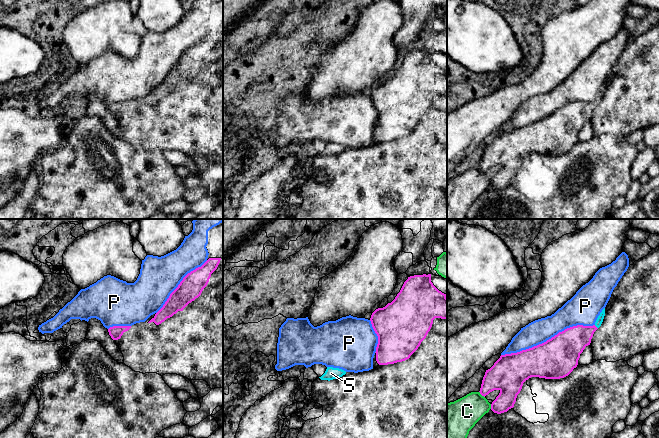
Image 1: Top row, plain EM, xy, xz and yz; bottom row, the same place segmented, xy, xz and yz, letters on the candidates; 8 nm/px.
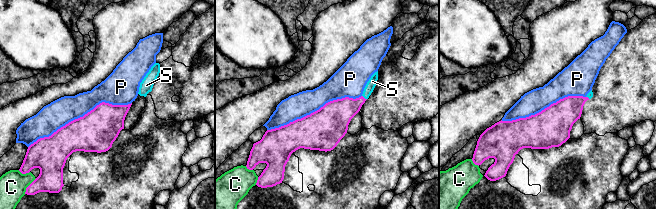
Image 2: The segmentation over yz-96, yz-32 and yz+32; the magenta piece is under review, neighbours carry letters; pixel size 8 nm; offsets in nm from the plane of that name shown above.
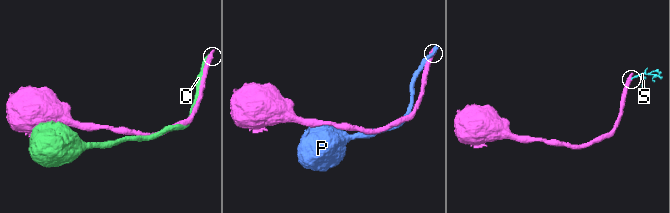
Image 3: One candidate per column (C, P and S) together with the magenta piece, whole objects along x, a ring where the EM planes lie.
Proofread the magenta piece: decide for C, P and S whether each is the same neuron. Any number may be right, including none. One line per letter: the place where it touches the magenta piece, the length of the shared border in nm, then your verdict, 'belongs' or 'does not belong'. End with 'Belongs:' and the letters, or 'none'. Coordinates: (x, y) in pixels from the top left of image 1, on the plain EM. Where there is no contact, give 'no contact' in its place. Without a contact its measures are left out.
C: meets magenta in yz at (481, 170); contact 70 nm long; does not belong
P: meets magenta in yz at (547, 116); contact 800 nm long; does not belong
S: meets magenta in yz at (596, 103); contact 40 nm long; belongs
Belongs: S

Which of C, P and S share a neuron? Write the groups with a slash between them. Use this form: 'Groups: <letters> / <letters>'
Groups: C / P / S

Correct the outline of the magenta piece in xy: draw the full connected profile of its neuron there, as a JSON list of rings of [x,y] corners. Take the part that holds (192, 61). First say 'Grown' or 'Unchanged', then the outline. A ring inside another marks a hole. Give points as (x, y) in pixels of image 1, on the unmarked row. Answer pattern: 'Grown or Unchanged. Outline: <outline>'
Unchanged. Outline: [[[209,34],[201,43],[188,49],[148,99],[154,98],[159,101],[178,87],[183,87],[189,79],[198,74],[207,62],[211,50],[217,45],[220,36],[221,34]]]

